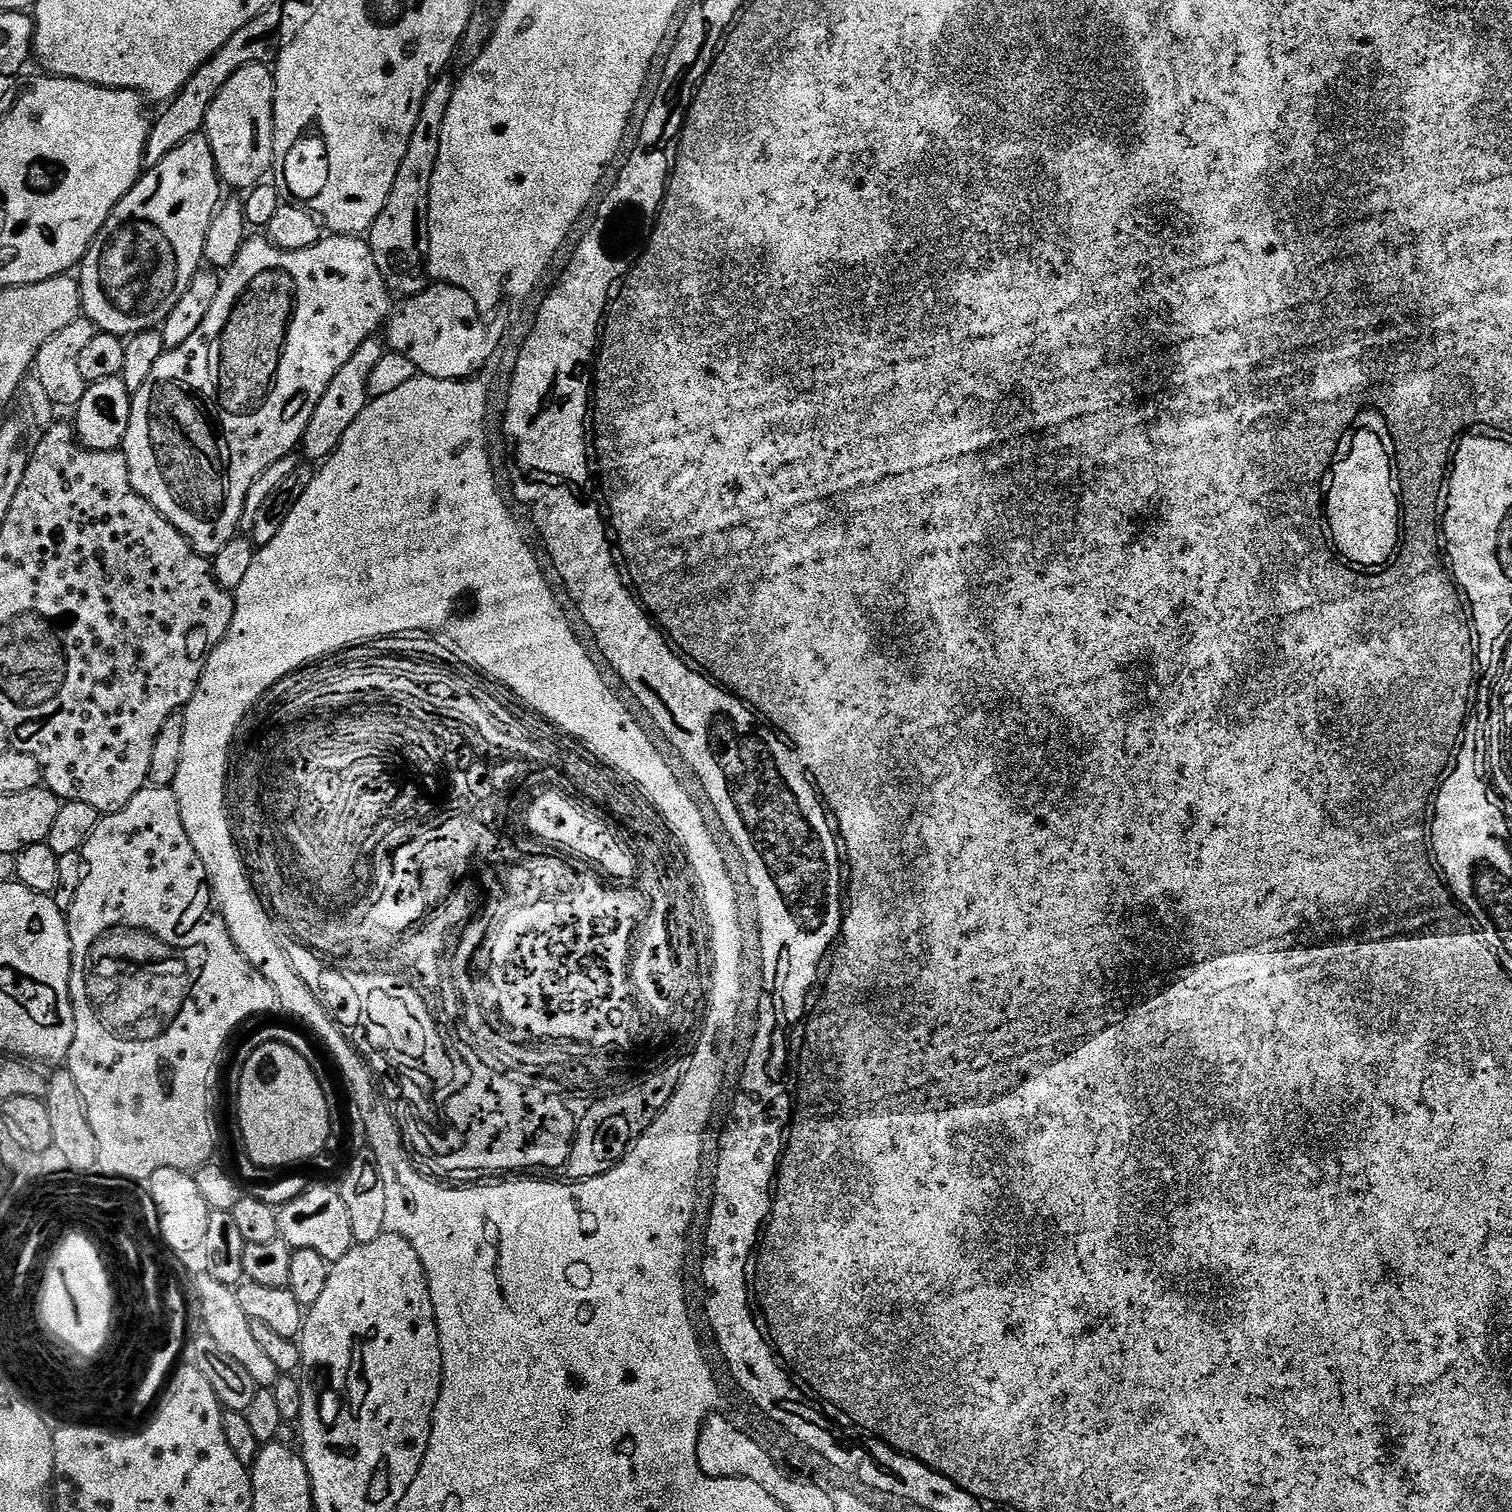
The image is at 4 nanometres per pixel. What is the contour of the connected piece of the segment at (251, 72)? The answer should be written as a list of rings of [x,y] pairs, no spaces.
[[[247,64],[242,66],[218,90],[218,98],[208,107],[208,113],[204,119],[203,135],[214,154],[216,170],[220,173],[221,181],[232,188],[244,188],[251,190],[265,179],[264,176],[274,168],[276,155],[274,154],[274,94],[276,93],[276,78],[273,69],[266,64]]]

